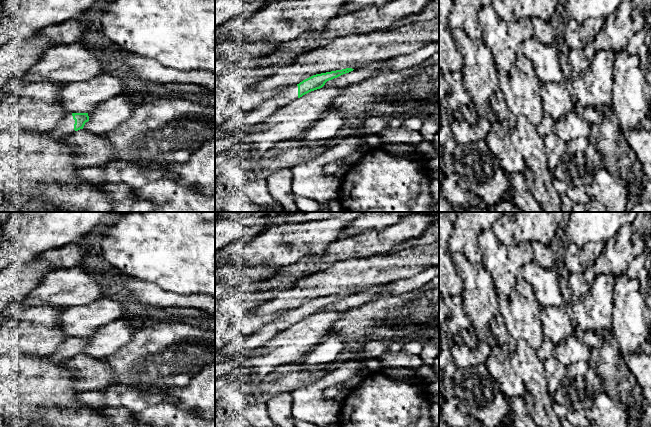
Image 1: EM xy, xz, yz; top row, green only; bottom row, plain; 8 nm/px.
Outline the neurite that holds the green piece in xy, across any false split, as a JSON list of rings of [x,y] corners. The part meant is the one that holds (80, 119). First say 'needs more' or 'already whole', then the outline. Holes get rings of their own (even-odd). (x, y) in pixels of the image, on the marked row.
needs more; [[[66,113],[60,123],[54,129],[47,132],[53,137],[64,138],[75,131],[83,129],[88,121],[88,113]]]

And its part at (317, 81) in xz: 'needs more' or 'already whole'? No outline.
needs more

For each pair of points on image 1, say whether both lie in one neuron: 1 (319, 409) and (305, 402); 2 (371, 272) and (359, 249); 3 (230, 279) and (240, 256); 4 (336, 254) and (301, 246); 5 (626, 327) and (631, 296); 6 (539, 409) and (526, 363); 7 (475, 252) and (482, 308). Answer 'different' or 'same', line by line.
1: same
2: different
3: different
4: different
5: same
6: same
7: different

